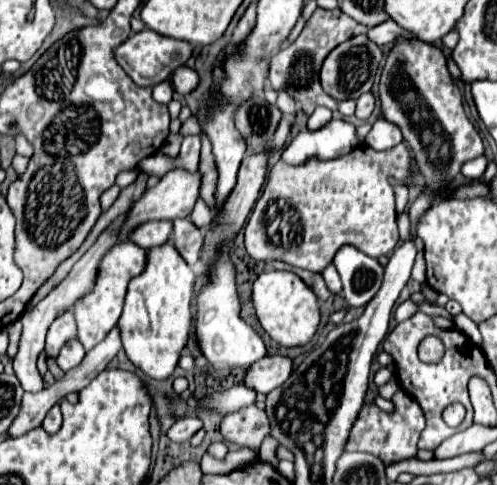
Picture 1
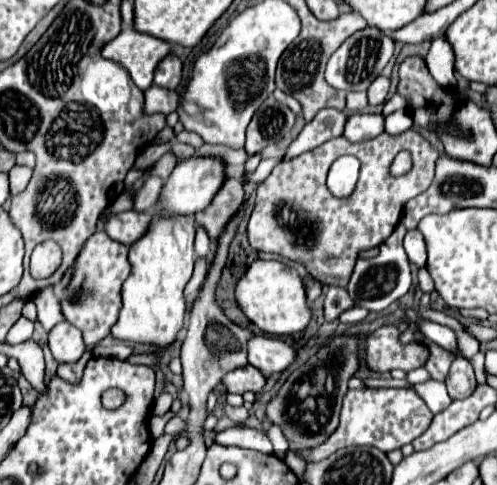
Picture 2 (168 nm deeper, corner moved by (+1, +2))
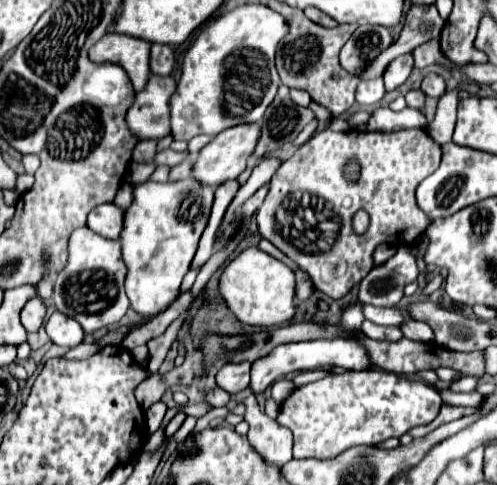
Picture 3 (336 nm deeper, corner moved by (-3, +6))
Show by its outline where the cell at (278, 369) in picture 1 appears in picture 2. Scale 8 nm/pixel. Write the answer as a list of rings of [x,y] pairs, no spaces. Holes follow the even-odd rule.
[[[244,366],[244,368],[236,368],[232,372],[228,372],[222,378],[222,384],[226,386],[228,392],[234,394],[244,394],[244,392],[260,392],[266,384],[266,380],[262,378],[262,374],[254,368],[254,366]]]

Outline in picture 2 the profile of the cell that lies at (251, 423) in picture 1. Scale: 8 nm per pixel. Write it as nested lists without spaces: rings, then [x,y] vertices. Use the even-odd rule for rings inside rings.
[[[224,404],[224,414],[226,414],[230,420],[234,420],[236,424],[244,424],[246,418],[248,418],[248,410],[246,410],[244,406],[234,408],[234,406],[230,406],[230,404]]]

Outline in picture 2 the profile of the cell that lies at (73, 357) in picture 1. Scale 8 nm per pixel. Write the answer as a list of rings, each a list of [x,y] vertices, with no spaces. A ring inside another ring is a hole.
[[[60,322],[48,332],[48,346],[58,362],[76,362],[86,350],[80,330],[68,322]]]

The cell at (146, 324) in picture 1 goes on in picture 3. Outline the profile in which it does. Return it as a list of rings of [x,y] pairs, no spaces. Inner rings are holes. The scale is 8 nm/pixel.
[[[194,178],[166,184],[146,180],[134,188],[134,202],[124,214],[120,242],[128,266],[126,294],[130,308],[142,318],[158,316],[178,298],[182,278],[190,270],[200,234],[206,228],[212,200],[214,188],[202,186]]]

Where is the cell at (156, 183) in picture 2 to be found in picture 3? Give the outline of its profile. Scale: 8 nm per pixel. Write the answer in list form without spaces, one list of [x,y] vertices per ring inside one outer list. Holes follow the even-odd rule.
[[[184,160],[182,164],[178,164],[178,166],[170,168],[170,176],[168,176],[168,180],[170,180],[170,182],[184,180],[184,178],[188,178],[188,176],[190,176],[190,170],[192,170],[192,160]]]

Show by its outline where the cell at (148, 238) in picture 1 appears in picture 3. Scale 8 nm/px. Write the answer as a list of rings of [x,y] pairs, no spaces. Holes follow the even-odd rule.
[[[100,204],[88,214],[88,228],[92,228],[96,234],[118,240],[120,232],[124,228],[124,208],[116,204]]]

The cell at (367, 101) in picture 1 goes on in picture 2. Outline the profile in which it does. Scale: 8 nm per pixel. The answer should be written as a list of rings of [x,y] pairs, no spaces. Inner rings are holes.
[[[378,76],[368,88],[368,102],[370,102],[370,106],[384,104],[388,90],[390,90],[390,76]]]

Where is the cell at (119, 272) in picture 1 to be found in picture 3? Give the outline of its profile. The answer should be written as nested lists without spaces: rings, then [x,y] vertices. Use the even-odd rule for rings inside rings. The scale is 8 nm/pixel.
[[[88,226],[78,228],[70,236],[68,266],[56,276],[54,304],[56,310],[78,320],[86,334],[116,324],[128,310],[130,302],[124,292],[124,278],[128,268],[120,254],[120,242],[98,236]]]

